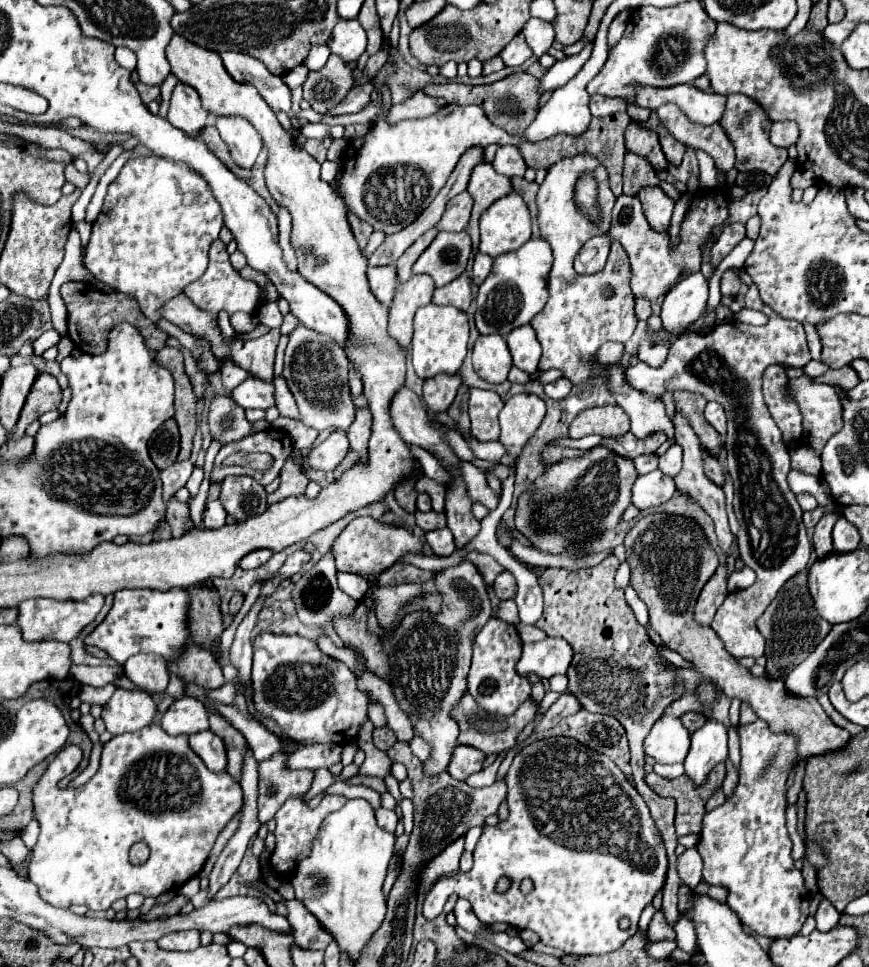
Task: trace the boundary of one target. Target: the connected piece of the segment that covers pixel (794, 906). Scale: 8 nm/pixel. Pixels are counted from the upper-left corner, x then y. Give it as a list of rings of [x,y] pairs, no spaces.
[[[755,720],[747,726],[739,724],[737,734],[741,740],[739,784],[731,800],[705,814],[703,830],[699,832],[699,842],[695,846],[703,858],[703,880],[707,884],[727,888],[727,906],[737,912],[741,924],[751,928],[753,934],[789,938],[799,932],[803,920],[809,916],[809,894],[803,886],[801,870],[797,870],[793,864],[791,840],[785,828],[785,782],[791,770],[787,764],[791,764],[791,756],[799,756],[795,738],[773,734],[765,720]]]

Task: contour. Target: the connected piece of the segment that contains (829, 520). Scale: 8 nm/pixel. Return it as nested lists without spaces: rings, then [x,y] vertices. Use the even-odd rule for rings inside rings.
[[[825,512],[823,518],[819,520],[819,524],[815,526],[815,534],[813,534],[813,546],[819,558],[829,556],[833,552],[833,540],[831,540],[831,530],[837,522],[837,514],[835,512]]]

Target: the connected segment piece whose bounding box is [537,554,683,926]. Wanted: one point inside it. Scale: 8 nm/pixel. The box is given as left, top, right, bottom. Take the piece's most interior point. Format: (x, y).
(616, 670)

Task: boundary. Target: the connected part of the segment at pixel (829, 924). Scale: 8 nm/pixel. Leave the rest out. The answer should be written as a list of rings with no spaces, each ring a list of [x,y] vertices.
[[[823,896],[823,900],[819,902],[819,908],[817,908],[817,912],[815,912],[815,920],[817,920],[817,930],[821,930],[821,932],[827,932],[827,930],[831,930],[835,924],[839,924],[839,912],[833,908],[831,902],[825,900],[825,896]]]

